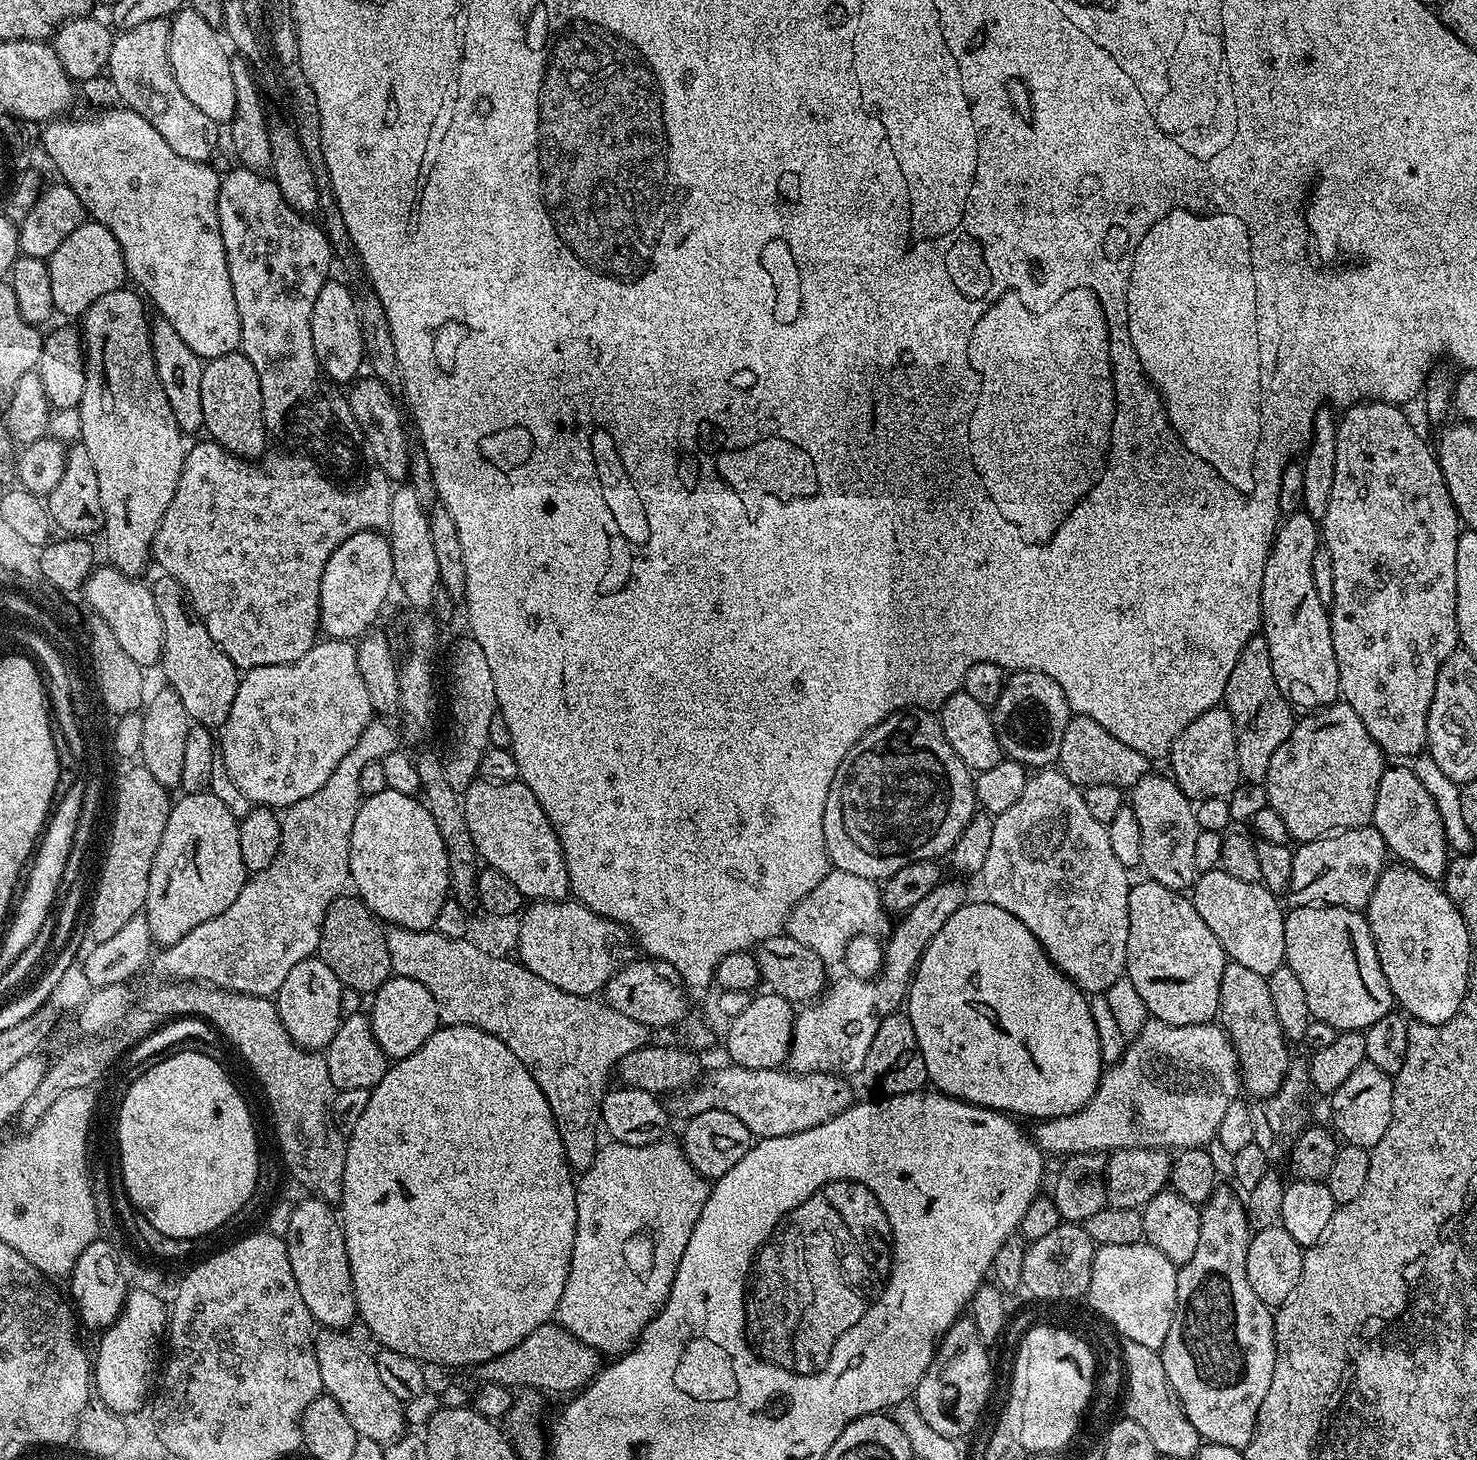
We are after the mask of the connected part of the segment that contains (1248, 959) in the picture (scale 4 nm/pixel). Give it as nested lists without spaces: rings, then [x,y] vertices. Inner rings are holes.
[[[1213,866],[1209,872],[1201,871],[1190,892],[1194,910],[1202,914],[1202,922],[1214,930],[1214,938],[1224,947],[1229,961],[1246,966],[1249,970],[1267,977],[1285,963],[1284,937],[1285,909],[1280,909],[1277,893],[1263,884],[1242,882],[1234,874],[1226,874],[1223,868]]]

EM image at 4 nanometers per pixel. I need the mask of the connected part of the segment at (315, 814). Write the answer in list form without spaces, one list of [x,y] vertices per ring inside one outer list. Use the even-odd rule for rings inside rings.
[[[373,722],[366,726],[360,736],[358,746],[338,762],[334,774],[326,778],[326,782],[314,794],[302,798],[302,802],[294,802],[283,809],[280,816],[280,845],[278,854],[274,854],[274,862],[266,866],[266,870],[253,872],[242,886],[238,898],[218,914],[218,918],[210,918],[210,922],[202,922],[202,926],[194,926],[186,938],[178,938],[178,942],[161,947],[155,953],[156,972],[160,978],[168,980],[195,980],[211,984],[213,988],[226,988],[230,992],[241,992],[251,996],[275,997],[282,986],[286,974],[298,966],[307,956],[317,955],[322,934],[322,922],[326,918],[326,910],[330,902],[345,895],[352,875],[350,874],[350,834],[354,830],[354,818],[358,818],[358,810],[362,803],[359,779],[362,770],[370,763],[381,761],[386,754],[397,751],[396,732],[391,723]]]

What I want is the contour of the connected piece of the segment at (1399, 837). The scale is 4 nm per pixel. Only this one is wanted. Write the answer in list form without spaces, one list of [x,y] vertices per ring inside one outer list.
[[[1385,767],[1374,803],[1371,827],[1382,834],[1389,853],[1399,863],[1418,870],[1426,878],[1443,881],[1450,863],[1450,849],[1443,830],[1442,814],[1438,812],[1429,790],[1418,780],[1413,769]]]

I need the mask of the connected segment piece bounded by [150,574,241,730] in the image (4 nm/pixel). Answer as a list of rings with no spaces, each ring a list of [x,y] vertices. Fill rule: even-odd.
[[[157,575],[150,587],[154,594],[154,606],[158,606],[158,615],[162,617],[162,654],[159,667],[164,668],[167,687],[172,688],[182,698],[186,706],[189,721],[203,724],[213,730],[219,729],[230,714],[230,706],[238,694],[241,673],[236,664],[226,658],[226,654],[216,645],[214,638],[206,634],[202,626],[186,603],[184,591],[172,576]]]

